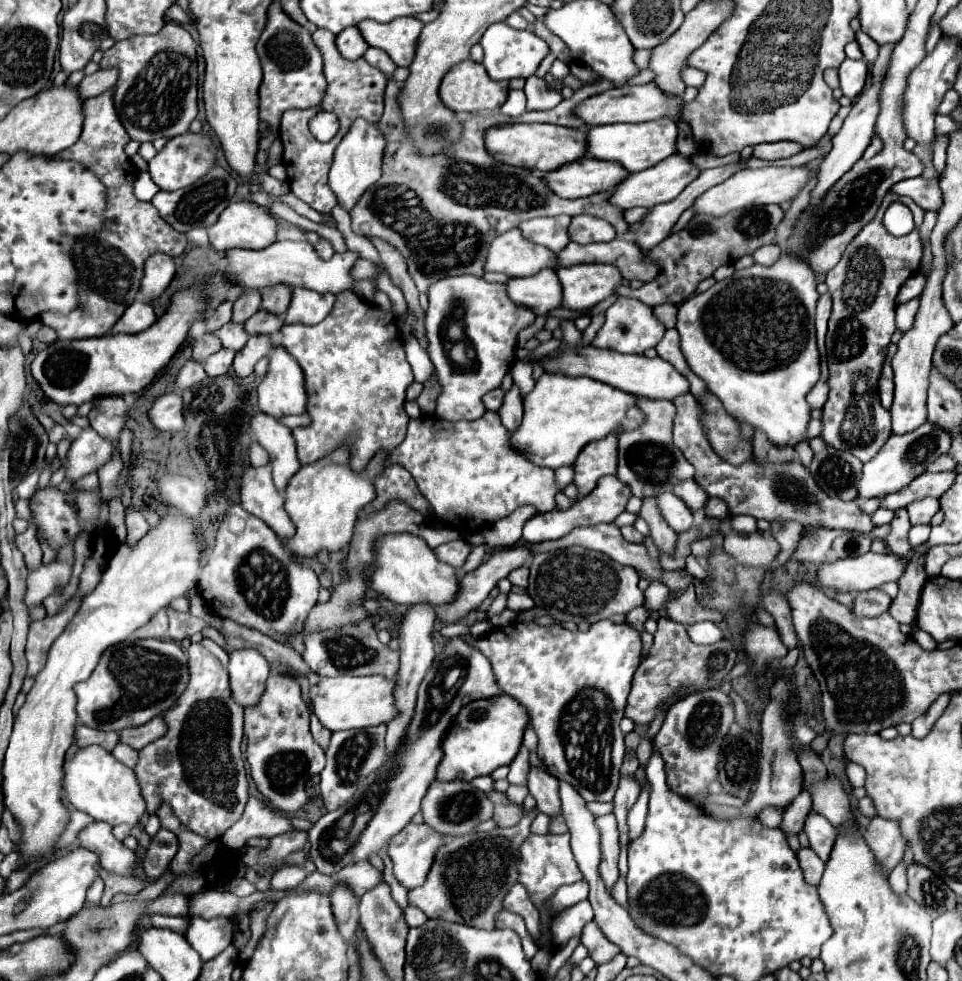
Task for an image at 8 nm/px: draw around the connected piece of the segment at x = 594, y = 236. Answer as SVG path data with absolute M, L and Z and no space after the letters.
M578 215L572 217L568 235L570 241L574 243L600 243L600 241L612 241L616 237L616 231L612 225L608 225L608 221L590 215Z

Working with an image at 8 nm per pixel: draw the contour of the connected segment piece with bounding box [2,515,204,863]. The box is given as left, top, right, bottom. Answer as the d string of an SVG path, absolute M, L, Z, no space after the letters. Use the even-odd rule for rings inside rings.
M182 515L160 519L136 545L128 547L122 543L108 561L96 589L82 599L74 619L52 643L48 663L36 675L36 683L16 715L2 767L4 803L24 829L20 851L26 863L48 857L70 819L70 813L60 803L60 791L64 753L72 743L72 731L78 723L72 687L90 677L104 649L124 641L138 627L148 623L158 609L196 587L202 547L192 521Z

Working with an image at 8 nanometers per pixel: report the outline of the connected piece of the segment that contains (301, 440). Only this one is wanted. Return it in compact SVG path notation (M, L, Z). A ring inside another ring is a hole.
M344 291L336 295L336 303L332 313L318 325L282 325L280 329L280 345L298 361L306 377L308 403L306 411L312 417L312 425L304 429L294 429L298 459L302 465L314 463L320 457L328 455L332 449L348 441L352 433L356 437L350 441L352 449L352 469L362 471L368 459L376 453L376 449L392 451L406 437L408 415L404 411L404 395L406 387L414 381L410 363L406 361L402 339L394 323L386 323L376 317L376 307L364 299L360 299L354 291Z

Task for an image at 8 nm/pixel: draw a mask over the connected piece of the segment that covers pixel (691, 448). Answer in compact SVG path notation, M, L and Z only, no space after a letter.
M692 393L680 395L674 399L678 409L674 419L674 445L684 453L684 457L694 465L696 477L694 481L710 495L718 497L728 505L730 515L750 515L754 519L794 519L802 525L824 525L828 529L842 529L842 531L858 531L858 533L872 533L876 527L872 515L860 509L856 501L842 501L836 497L828 497L812 479L810 471L800 463L788 465L756 465L748 461L740 467L734 467L722 461L714 449L710 447L706 435L700 427L700 405Z

